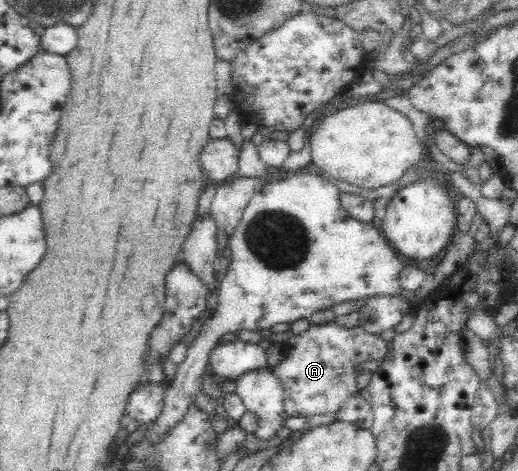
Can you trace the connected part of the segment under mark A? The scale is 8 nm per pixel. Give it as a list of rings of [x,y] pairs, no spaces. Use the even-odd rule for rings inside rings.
[[[328,322],[323,324],[312,324],[308,331],[293,334],[286,343],[281,345],[283,359],[272,367],[272,372],[282,380],[284,384],[283,413],[292,417],[316,417],[334,413],[334,421],[351,423],[358,429],[369,429],[373,424],[373,413],[371,403],[364,400],[360,395],[361,390],[356,384],[360,369],[367,365],[375,365],[382,361],[389,348],[389,336],[376,335],[364,331],[359,325],[346,328],[338,323]]]

